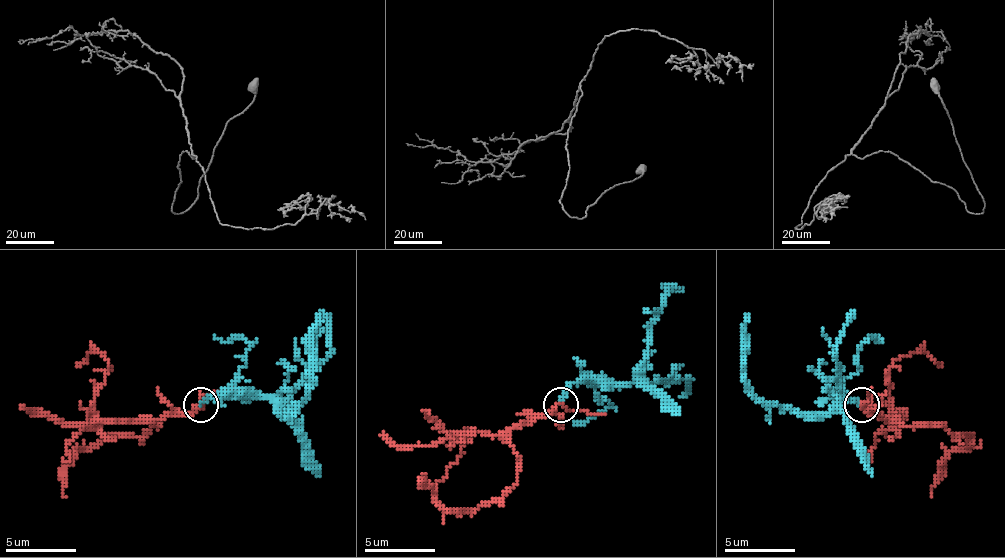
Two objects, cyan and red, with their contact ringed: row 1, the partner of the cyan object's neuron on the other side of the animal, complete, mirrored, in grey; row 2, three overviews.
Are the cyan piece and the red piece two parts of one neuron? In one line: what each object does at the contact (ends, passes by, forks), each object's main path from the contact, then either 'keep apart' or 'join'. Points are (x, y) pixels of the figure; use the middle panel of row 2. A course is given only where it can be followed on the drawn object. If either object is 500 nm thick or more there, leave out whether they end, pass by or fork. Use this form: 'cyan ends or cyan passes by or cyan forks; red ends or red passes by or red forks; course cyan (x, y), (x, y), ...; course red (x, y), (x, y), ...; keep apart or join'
cyan ends; red forks; course cyan (559, 404), (573, 382), (630, 382), (644, 368), (654, 312), (672, 287), (679, 287); course red (559, 404), (510, 432), (517, 481), (500, 499), (475, 509), (447, 509), (426, 484), (426, 474); join

